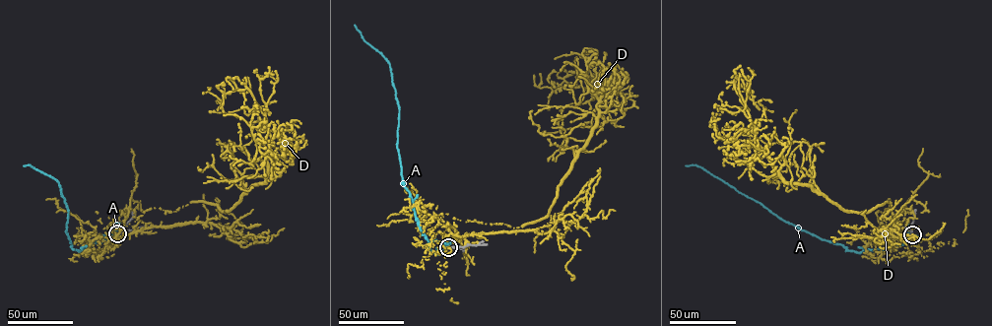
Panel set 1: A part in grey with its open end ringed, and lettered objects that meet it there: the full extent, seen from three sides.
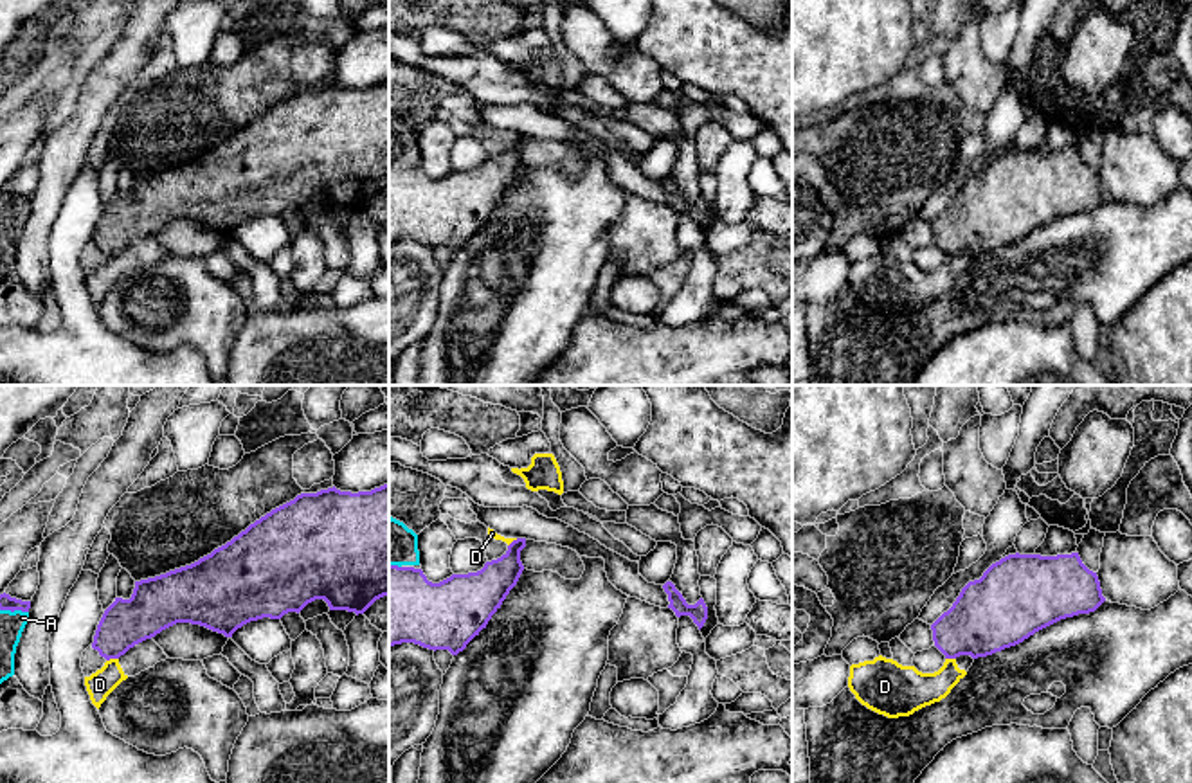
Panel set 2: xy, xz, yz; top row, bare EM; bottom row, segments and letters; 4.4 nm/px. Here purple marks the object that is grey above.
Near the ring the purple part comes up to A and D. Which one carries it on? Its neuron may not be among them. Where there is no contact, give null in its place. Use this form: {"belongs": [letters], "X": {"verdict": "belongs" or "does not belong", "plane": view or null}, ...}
{"belongs": ["A"], "A": {"verdict": "belongs", "plane": "xy"}, "D": {"verdict": "does not belong", "plane": "xy"}}

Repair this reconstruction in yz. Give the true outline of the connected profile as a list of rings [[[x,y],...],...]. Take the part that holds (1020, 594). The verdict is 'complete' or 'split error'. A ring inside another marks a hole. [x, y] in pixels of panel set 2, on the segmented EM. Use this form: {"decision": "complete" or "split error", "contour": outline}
{"decision": "complete", "contour": [[[1016,553],[992,563],[980,580],[962,589],[953,607],[931,625],[933,641],[945,659],[987,657],[1061,619],[1095,612],[1104,601],[1097,572],[1082,563],[1079,553],[1057,556]]]}

